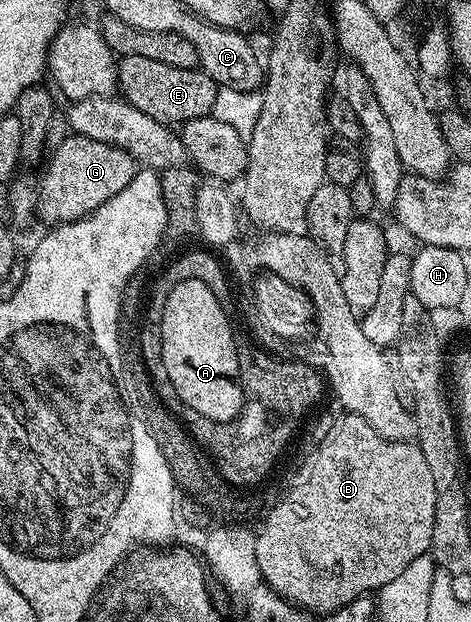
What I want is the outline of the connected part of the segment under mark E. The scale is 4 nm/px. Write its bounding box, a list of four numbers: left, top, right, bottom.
[118,56,220,126]

